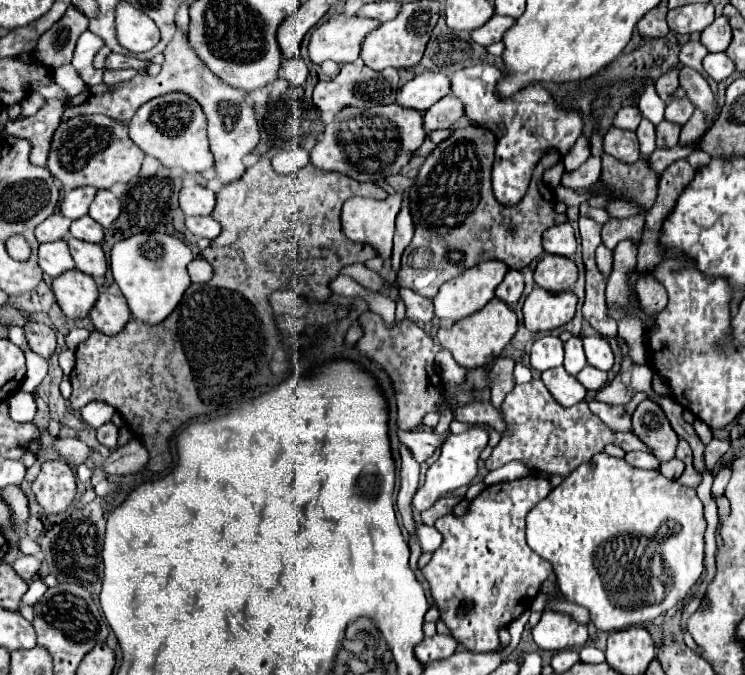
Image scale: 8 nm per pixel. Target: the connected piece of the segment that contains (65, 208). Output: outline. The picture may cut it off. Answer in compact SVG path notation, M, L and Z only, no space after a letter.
M82 186L82 188L74 188L74 190L68 190L62 198L62 204L60 204L60 212L70 218L70 220L76 220L76 218L82 218L84 214L88 214L88 206L90 202L94 200L96 196L96 188L92 186Z

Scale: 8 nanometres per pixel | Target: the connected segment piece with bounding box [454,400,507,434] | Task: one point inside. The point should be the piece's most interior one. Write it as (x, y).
(479, 411)

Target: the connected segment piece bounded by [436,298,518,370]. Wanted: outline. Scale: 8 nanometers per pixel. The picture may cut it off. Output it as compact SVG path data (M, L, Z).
M494 298L480 312L476 312L472 316L460 320L460 322L454 322L454 324L442 324L436 338L438 338L440 346L446 348L462 368L472 370L478 366L492 364L502 354L504 346L514 338L516 330L518 330L518 320L516 320L514 310L508 304L504 304L502 300Z

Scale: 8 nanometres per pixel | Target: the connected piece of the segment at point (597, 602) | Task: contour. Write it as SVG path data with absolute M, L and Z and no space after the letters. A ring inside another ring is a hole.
M604 452L578 466L526 516L528 546L552 564L564 598L588 608L592 614L592 624L598 630L620 630L634 624L644 624L684 602L688 590L696 584L704 570L704 532L706 520L696 490L664 478L660 470L642 470L630 466L624 458L612 458ZM650 546L654 554L660 556L662 570L660 574L646 576L640 570L640 560Z

